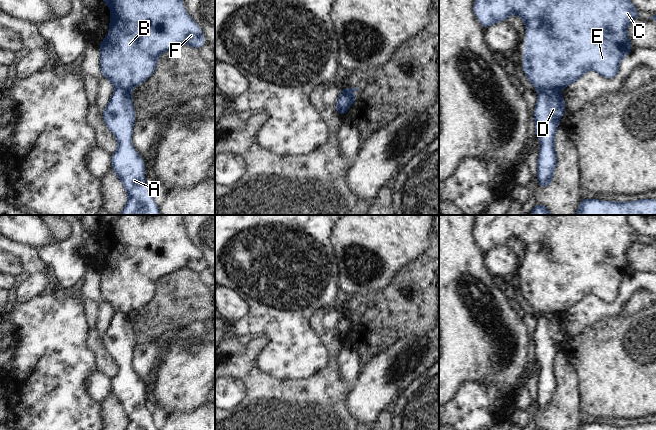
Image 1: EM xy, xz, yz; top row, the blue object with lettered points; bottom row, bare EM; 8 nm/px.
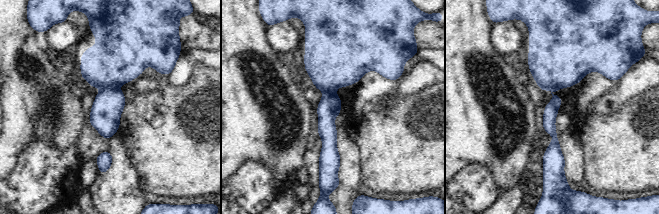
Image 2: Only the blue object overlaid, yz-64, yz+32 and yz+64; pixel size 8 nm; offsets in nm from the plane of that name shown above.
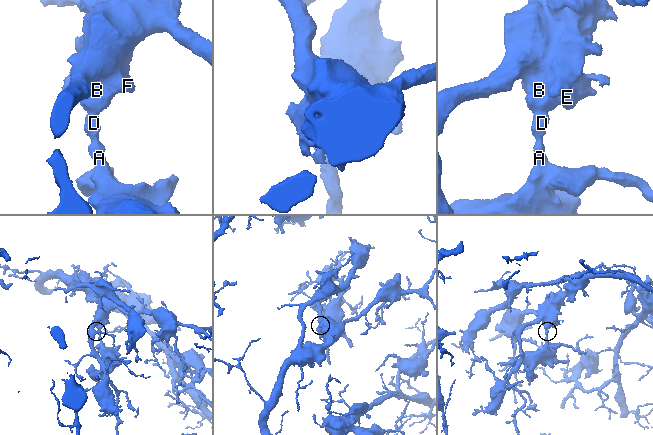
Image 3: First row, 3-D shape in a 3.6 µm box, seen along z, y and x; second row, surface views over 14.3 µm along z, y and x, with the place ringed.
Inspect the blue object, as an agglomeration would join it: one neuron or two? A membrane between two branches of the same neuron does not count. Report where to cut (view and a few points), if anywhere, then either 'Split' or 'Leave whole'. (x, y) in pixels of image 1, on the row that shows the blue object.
Split along yz (557, 88), (538, 92). Split.

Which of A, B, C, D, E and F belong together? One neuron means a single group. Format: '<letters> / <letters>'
A D / B C E F

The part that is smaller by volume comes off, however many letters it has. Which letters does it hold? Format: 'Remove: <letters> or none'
Remove: A, D

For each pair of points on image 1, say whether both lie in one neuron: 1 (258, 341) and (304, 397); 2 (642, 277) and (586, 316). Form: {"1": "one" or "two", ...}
{"1": "one", "2": "one"}

